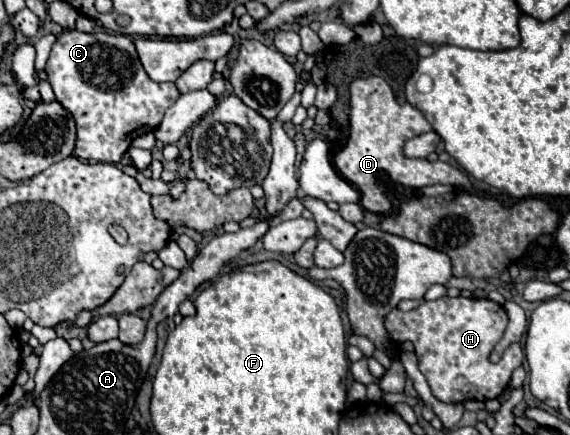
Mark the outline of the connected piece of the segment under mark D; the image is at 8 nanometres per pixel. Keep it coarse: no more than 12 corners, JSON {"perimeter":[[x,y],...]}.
{"perimeter":[[383,77],[349,91],[349,137],[337,171],[363,209],[393,208],[387,190],[471,187],[449,163],[407,159],[403,143],[431,131]]}

